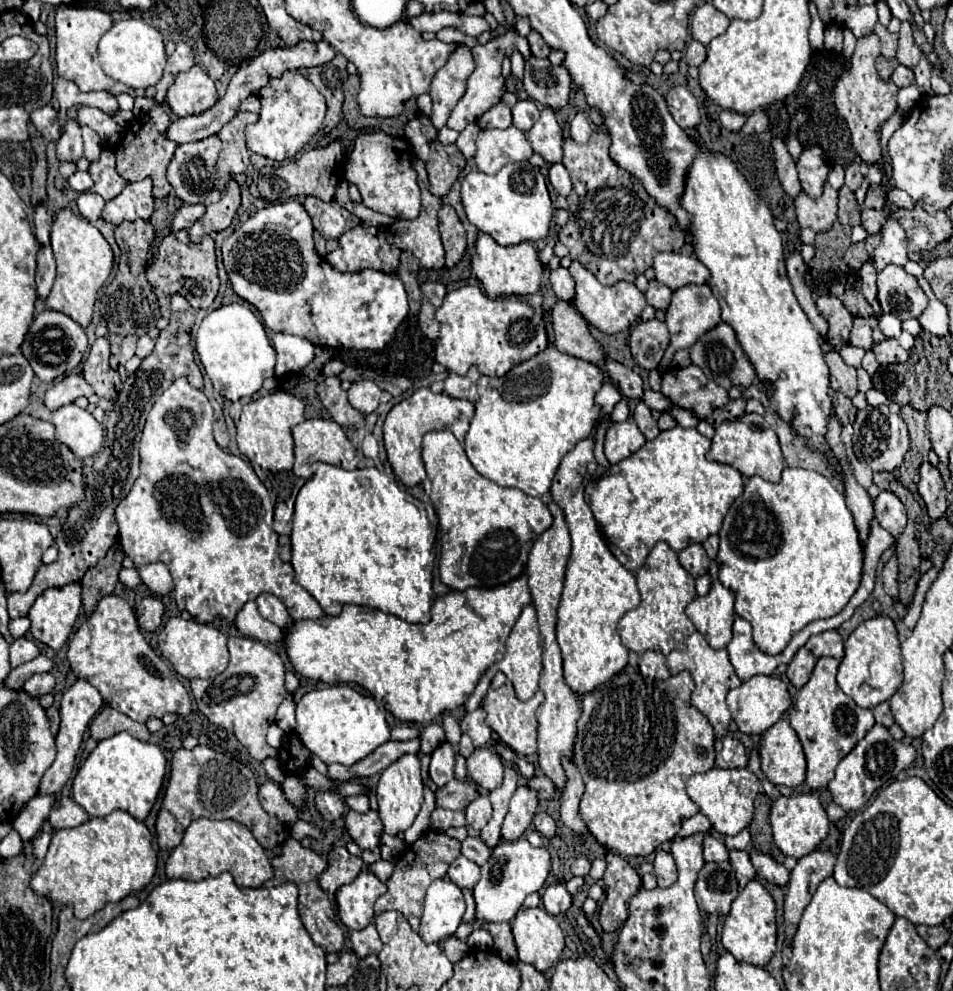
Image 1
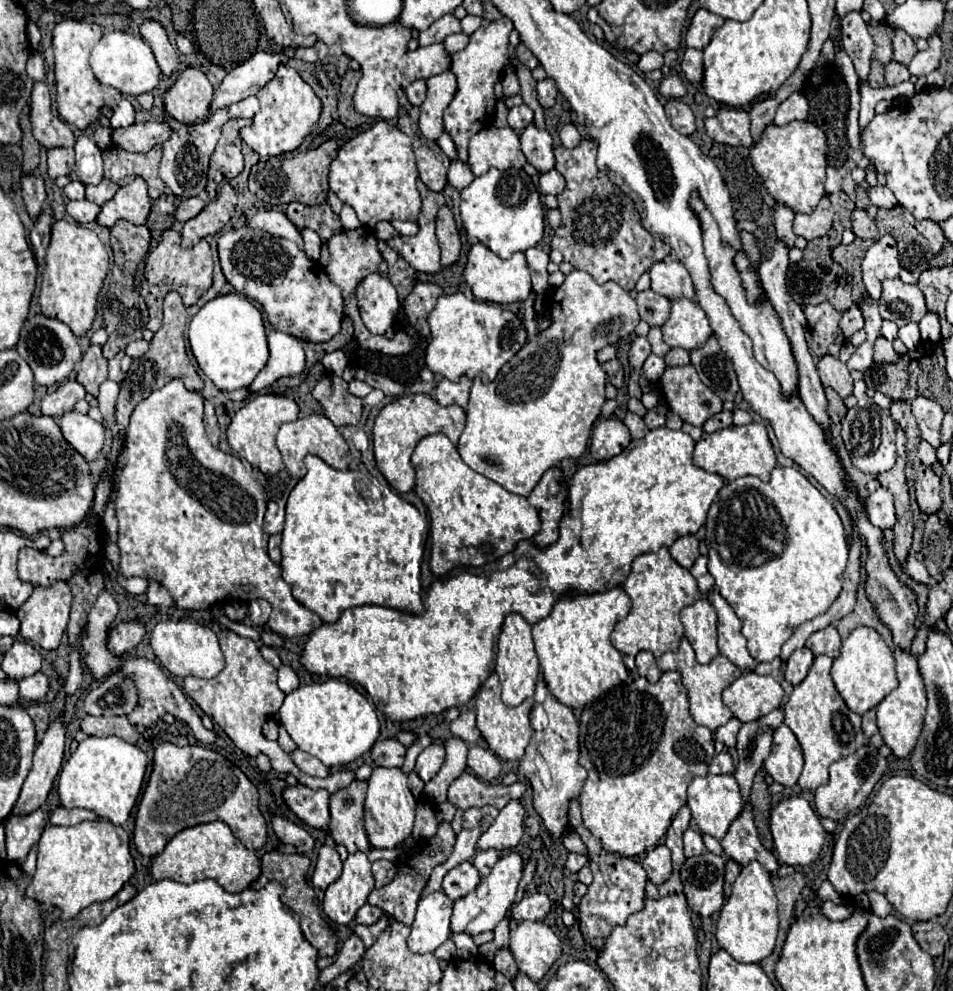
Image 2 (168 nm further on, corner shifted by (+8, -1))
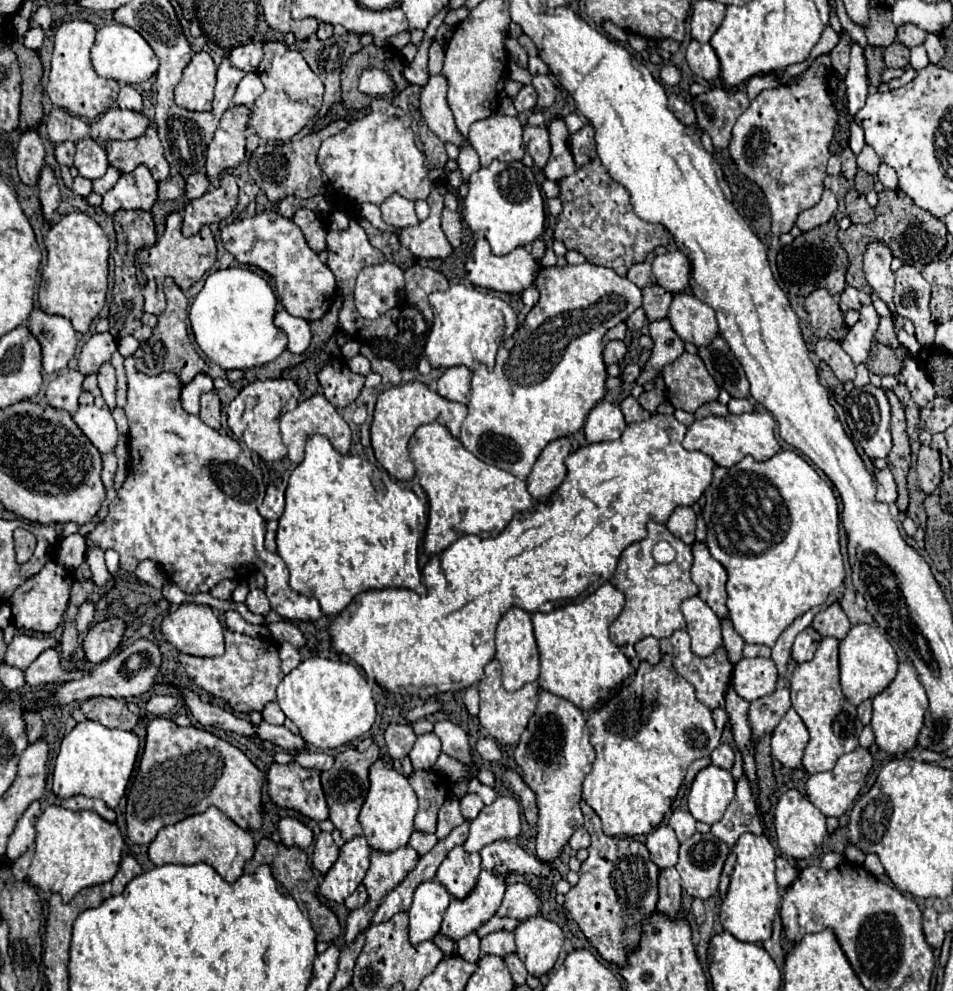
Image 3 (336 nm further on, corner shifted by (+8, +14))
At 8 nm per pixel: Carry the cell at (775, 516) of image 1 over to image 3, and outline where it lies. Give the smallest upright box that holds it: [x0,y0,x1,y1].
[704,450,844,648]

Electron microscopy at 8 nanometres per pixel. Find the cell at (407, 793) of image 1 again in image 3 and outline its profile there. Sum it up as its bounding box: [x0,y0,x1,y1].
[358,760,418,852]

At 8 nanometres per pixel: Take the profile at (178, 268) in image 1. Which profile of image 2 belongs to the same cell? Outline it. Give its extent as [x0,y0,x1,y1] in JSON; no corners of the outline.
[140,229,212,331]

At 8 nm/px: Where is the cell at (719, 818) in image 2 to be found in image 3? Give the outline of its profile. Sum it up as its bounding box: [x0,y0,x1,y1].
[688,766,734,824]

